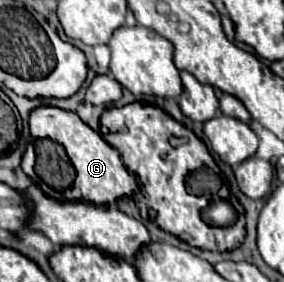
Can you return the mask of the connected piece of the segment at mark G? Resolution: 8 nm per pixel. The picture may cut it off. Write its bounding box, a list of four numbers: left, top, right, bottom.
[29,106,137,204]

